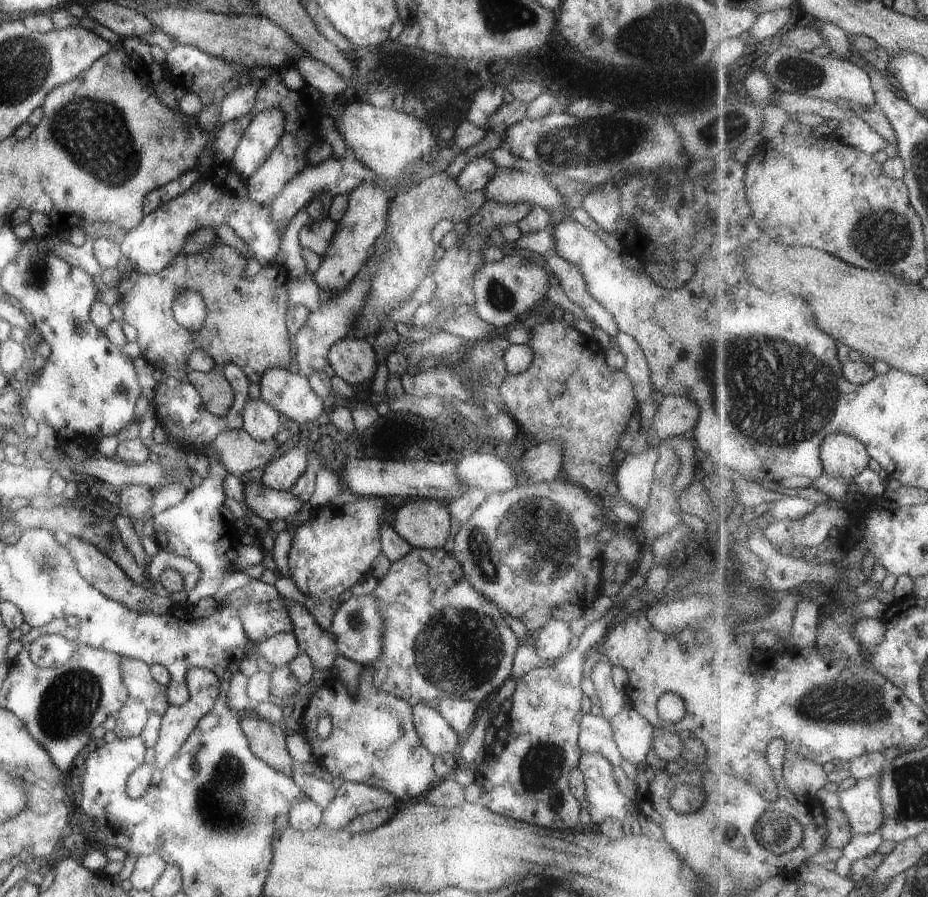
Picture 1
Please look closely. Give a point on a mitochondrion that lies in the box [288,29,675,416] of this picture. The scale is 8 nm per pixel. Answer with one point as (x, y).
(602, 144)

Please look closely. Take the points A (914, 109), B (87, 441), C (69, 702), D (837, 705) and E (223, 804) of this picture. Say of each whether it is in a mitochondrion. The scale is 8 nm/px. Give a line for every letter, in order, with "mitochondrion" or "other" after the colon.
A: other
B: other
C: mitochondrion
D: mitochondrion
E: mitochondrion

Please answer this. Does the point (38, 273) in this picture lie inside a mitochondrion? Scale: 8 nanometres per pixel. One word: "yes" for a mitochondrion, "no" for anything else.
yes

